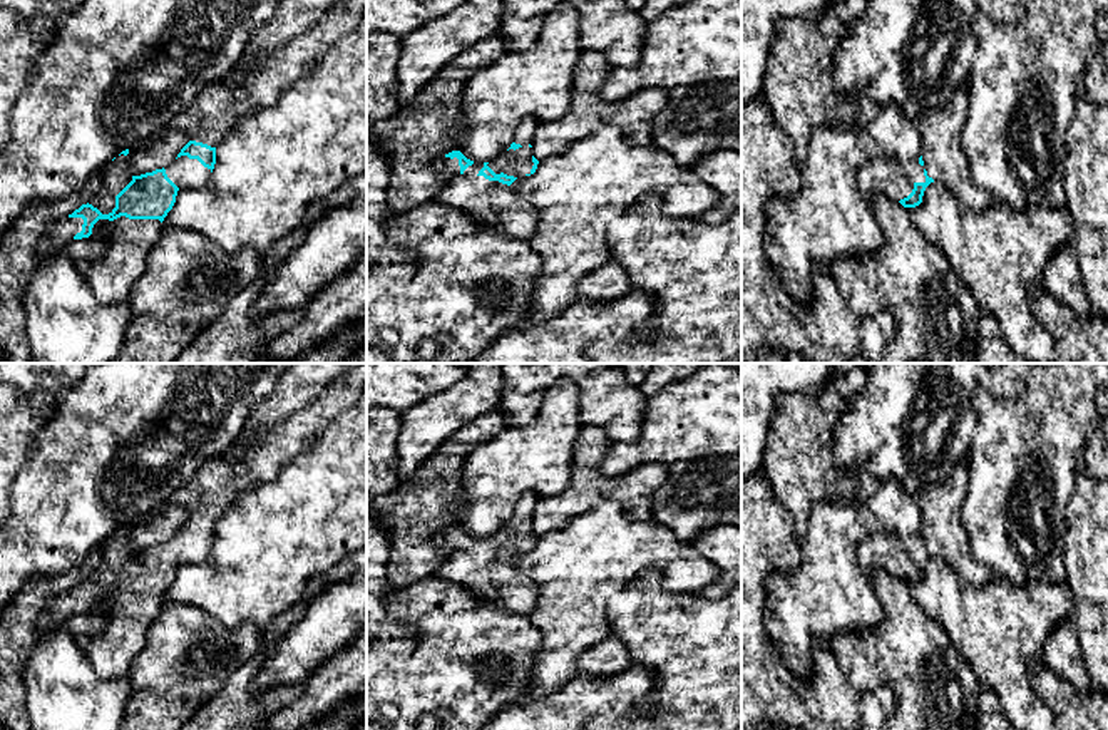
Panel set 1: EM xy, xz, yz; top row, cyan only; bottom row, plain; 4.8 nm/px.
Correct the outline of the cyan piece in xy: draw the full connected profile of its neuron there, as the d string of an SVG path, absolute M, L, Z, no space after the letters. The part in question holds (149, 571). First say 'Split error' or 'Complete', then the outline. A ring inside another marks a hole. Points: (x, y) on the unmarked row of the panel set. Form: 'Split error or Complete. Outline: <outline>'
Split error. Outline: M357 363L316 400L271 429L243 455L223 452L208 459L152 512L157 514L169 502L186 506L191 516L176 536L166 544L134 551L129 534L136 524L149 517L122 526L99 546L100 564L92 574L54 596L37 619L38 640L70 614L99 609L107 616L107 623L99 633L80 636L79 645L100 678L129 676L177 566L203 561L214 544L218 519L236 497L249 487L276 479L288 460L306 452L326 425L360 398L365 385L367 363Z

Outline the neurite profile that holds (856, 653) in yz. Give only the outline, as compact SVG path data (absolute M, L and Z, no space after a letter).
M877 569L870 578L885 619L865 633L837 633L832 651L840 670L860 693L880 685L894 691L895 710L885 730L977 730L982 683L967 660L949 641L942 626L914 603L907 583Z

